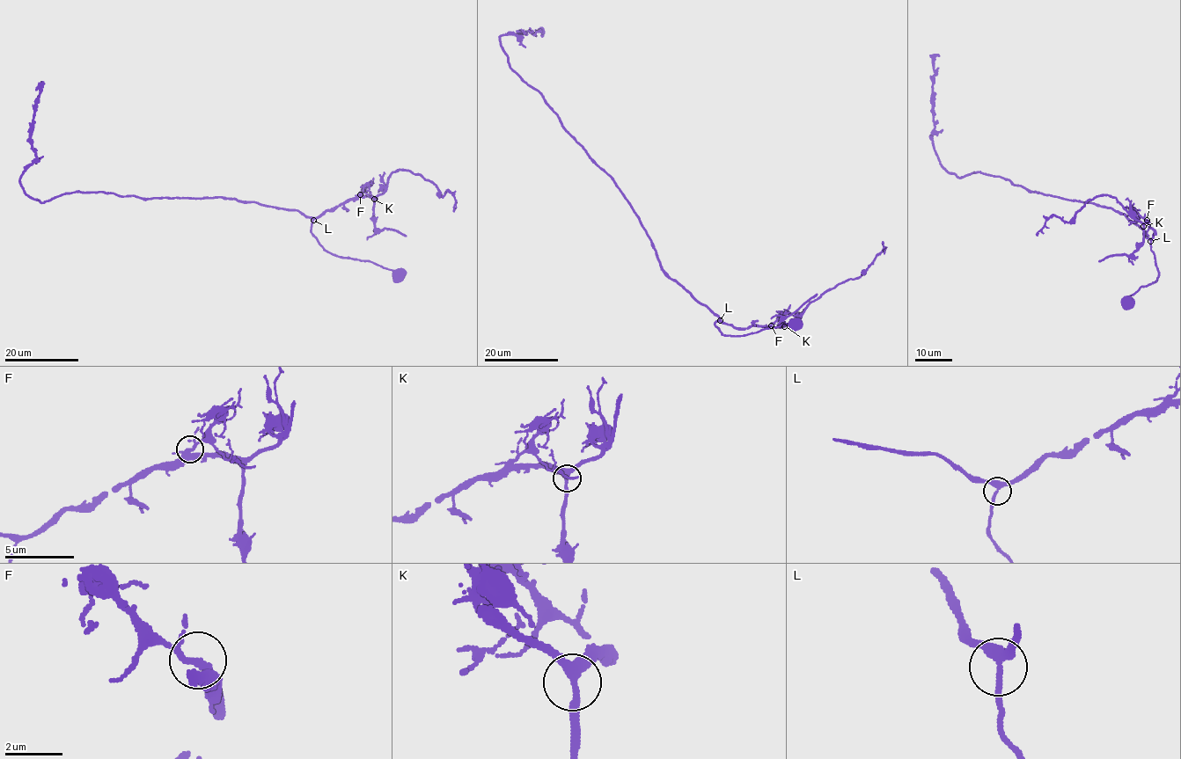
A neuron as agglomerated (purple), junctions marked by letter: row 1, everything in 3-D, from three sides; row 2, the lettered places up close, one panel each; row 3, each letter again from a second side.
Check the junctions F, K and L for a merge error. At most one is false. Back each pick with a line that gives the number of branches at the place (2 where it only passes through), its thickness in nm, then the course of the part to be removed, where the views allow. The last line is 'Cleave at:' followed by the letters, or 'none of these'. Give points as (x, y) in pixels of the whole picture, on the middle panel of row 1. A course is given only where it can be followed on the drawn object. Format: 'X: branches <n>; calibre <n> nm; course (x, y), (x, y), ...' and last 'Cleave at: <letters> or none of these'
Cleave at: none of these

